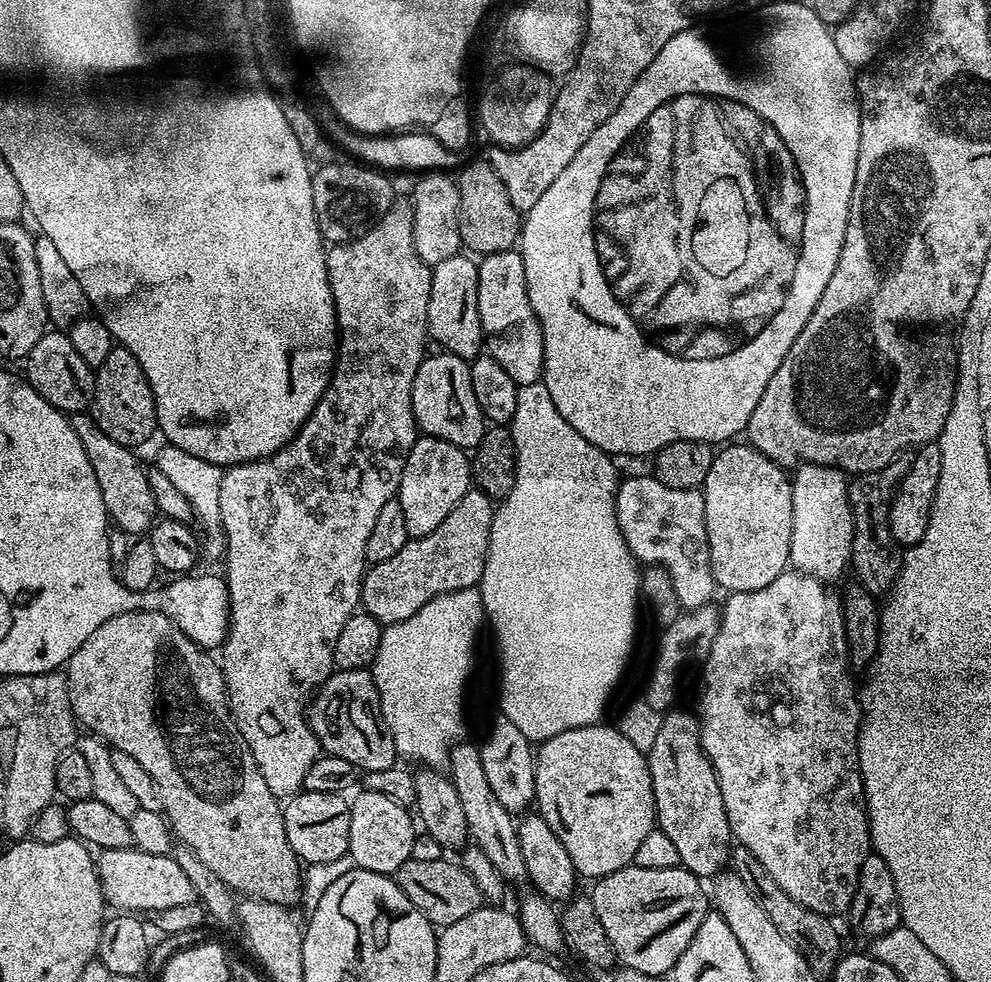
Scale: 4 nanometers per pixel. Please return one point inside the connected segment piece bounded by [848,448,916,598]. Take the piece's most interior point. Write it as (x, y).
(874, 558)

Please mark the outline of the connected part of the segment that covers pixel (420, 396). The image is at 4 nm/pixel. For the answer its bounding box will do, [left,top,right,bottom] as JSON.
[412,350,486,450]

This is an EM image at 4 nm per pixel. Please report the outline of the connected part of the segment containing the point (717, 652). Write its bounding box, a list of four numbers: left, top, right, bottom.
[698,570,872,918]

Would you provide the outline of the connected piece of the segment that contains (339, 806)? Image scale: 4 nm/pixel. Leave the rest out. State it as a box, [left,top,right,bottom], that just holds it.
[283,790,352,865]

